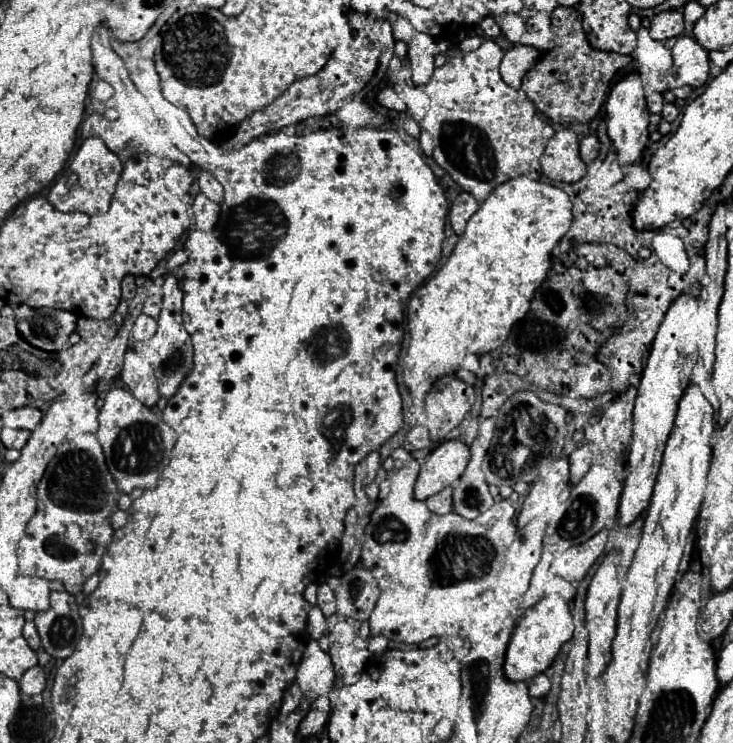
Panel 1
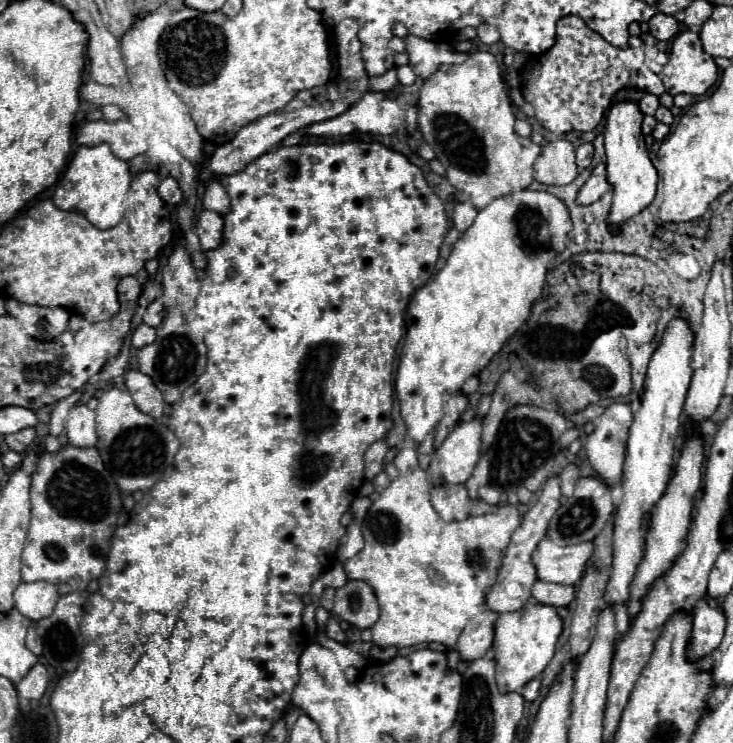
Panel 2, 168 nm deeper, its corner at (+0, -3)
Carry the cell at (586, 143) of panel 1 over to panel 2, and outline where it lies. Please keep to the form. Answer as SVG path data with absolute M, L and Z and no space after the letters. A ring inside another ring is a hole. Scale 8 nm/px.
M582 144L582 146L576 148L576 166L578 166L578 170L584 170L592 164L592 154L594 154L592 144Z

